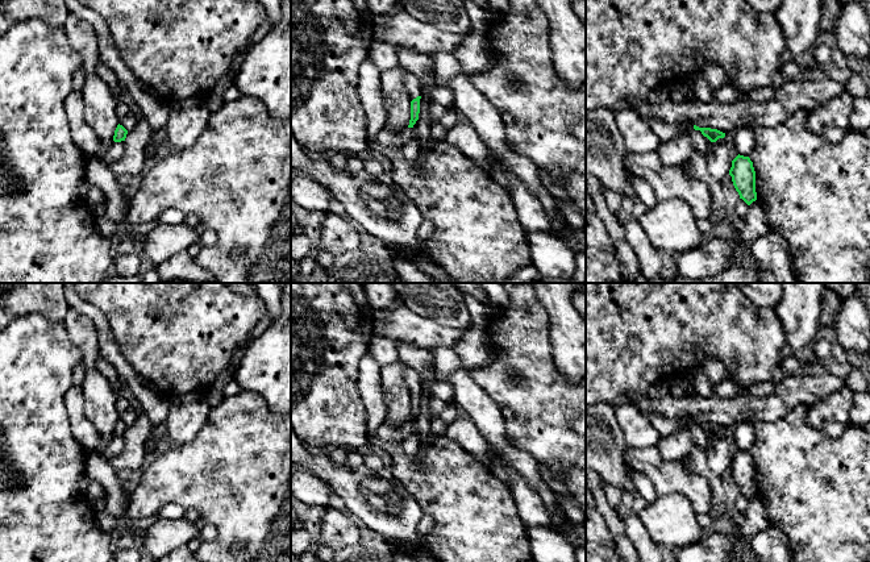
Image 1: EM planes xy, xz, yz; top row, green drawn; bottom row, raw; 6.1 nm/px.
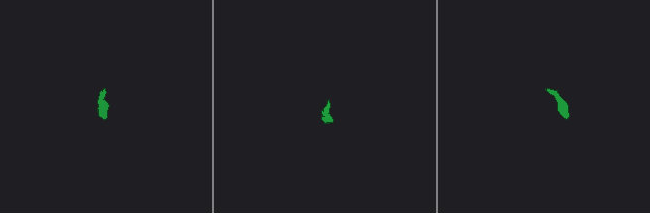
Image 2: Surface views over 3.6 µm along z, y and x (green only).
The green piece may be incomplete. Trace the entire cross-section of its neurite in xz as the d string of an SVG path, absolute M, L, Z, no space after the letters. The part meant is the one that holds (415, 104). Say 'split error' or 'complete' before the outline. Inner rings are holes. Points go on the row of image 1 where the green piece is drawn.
split error | M405 72L404 84L411 95L411 120L408 128L413 128L416 121L419 120L420 113L420 99L421 99L421 82L412 74Z

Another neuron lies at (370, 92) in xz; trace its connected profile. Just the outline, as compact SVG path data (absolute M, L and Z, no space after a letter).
M366 58L358 68L358 96L366 113L370 142L387 124L382 72L370 58Z

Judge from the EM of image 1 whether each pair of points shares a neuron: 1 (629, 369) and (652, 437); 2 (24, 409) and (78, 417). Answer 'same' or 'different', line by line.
1: different
2: different

